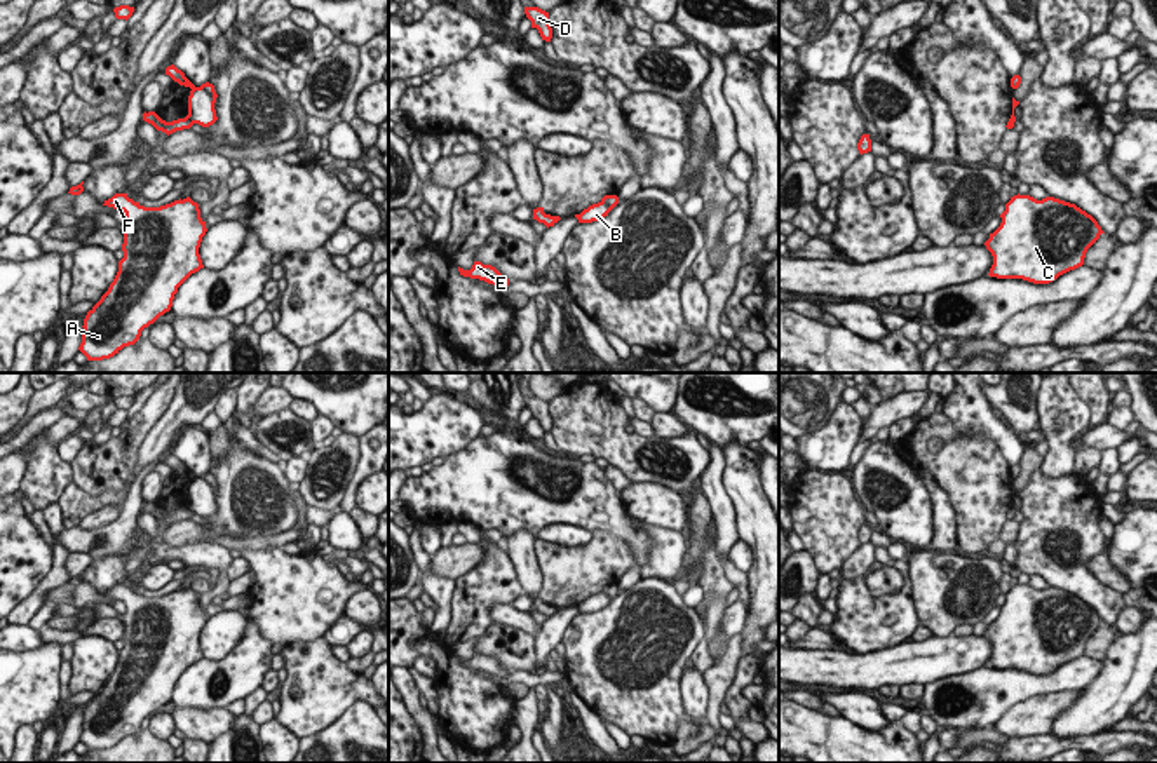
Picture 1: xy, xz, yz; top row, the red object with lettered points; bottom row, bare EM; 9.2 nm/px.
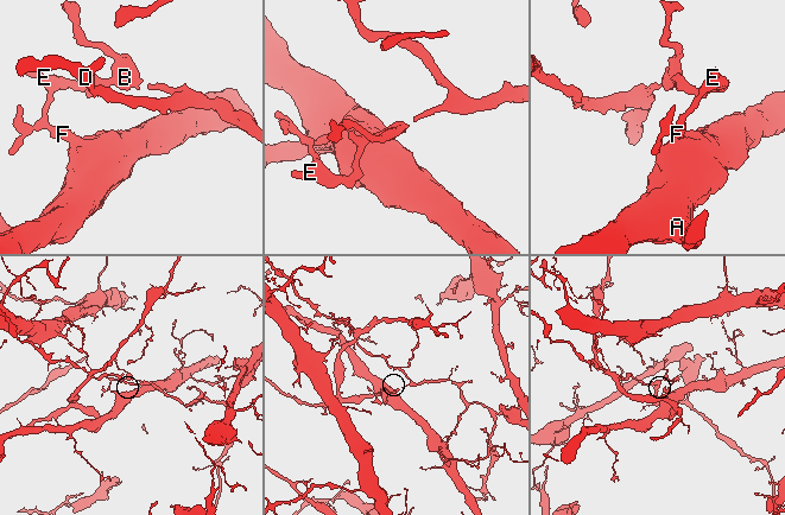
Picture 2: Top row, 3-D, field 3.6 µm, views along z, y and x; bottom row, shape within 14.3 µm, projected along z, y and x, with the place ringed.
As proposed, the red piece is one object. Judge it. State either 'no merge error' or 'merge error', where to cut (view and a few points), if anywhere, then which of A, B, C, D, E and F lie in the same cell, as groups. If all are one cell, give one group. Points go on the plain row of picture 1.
merge error | xy (185, 507), (194, 513) | A C E F / B D

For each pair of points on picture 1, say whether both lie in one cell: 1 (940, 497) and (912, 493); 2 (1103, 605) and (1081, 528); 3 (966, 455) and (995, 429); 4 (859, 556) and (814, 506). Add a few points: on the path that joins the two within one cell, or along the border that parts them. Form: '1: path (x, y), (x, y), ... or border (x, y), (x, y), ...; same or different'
1: border (920, 478), (933, 504), (934, 535); different
2: path (1074, 577), (1039, 549), (1044, 532), (1051, 528); same
3: border (948, 417), (962, 432), (983, 431), (1009, 469); different
4: border (859, 544), (840, 567); different

